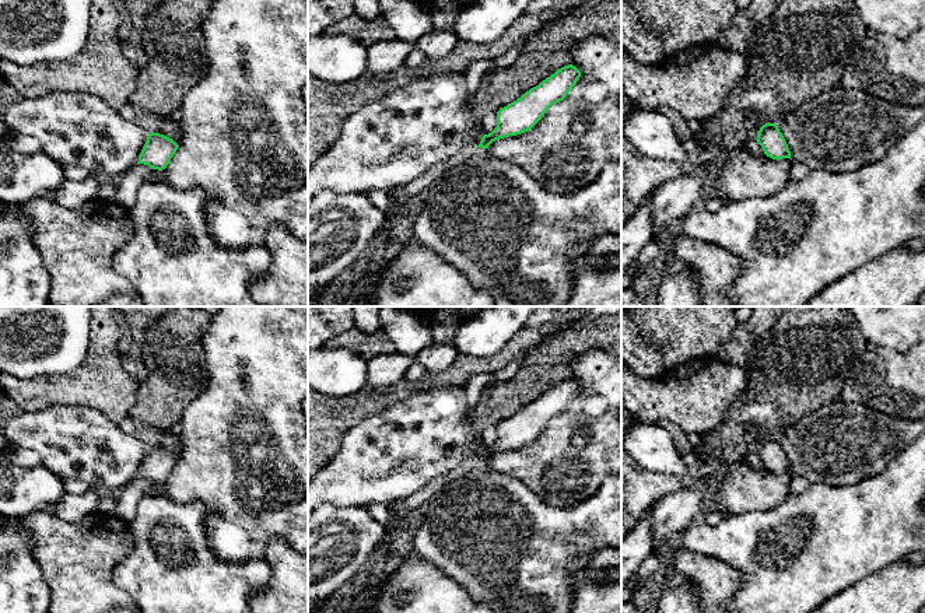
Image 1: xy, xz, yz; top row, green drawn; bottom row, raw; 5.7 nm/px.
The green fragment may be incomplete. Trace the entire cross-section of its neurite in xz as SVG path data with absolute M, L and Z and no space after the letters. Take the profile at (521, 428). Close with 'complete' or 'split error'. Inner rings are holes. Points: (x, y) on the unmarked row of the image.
M564 379L516 414L501 421L497 425L497 441L484 448L476 460L488 462L495 453L530 444L551 418L567 410L579 390L581 385L575 379Z; complete

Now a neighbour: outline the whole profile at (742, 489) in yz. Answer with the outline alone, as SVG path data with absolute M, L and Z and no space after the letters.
M744 460L732 465L714 486L714 511L722 516L744 511L767 511L789 495L792 473L754 470Z

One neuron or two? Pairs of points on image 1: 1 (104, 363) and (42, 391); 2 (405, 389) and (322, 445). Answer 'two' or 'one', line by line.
1: one
2: one

